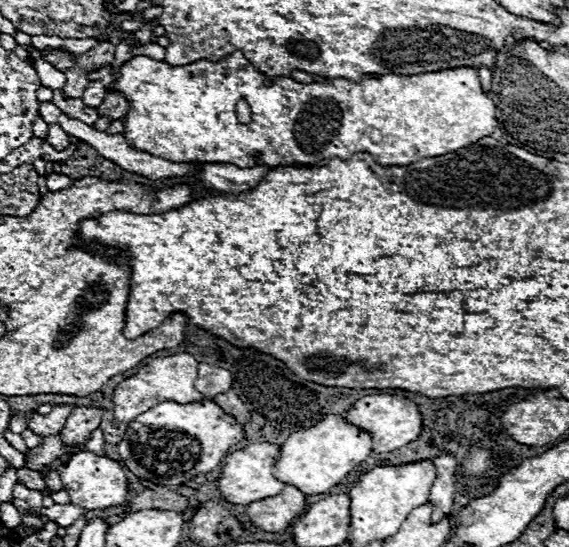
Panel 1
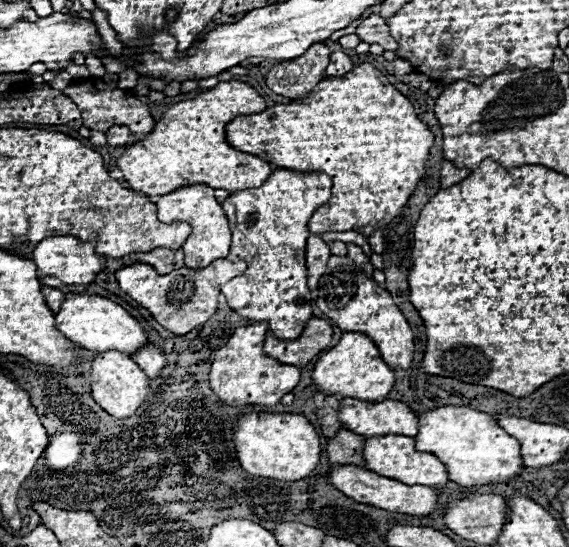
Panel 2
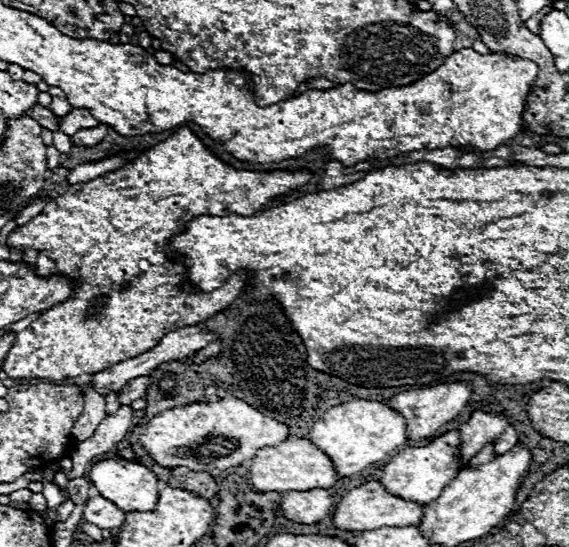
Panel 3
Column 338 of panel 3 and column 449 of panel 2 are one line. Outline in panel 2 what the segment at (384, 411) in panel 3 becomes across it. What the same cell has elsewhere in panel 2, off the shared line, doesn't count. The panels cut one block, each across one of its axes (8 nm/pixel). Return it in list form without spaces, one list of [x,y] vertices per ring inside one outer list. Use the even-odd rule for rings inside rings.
[[[438,406],[422,412],[418,416],[418,424],[418,436],[414,436],[416,448],[438,456],[444,462],[450,480],[464,488],[482,486],[488,482],[504,482],[518,476],[522,470],[518,440],[498,428],[490,414],[474,412],[466,406]]]

